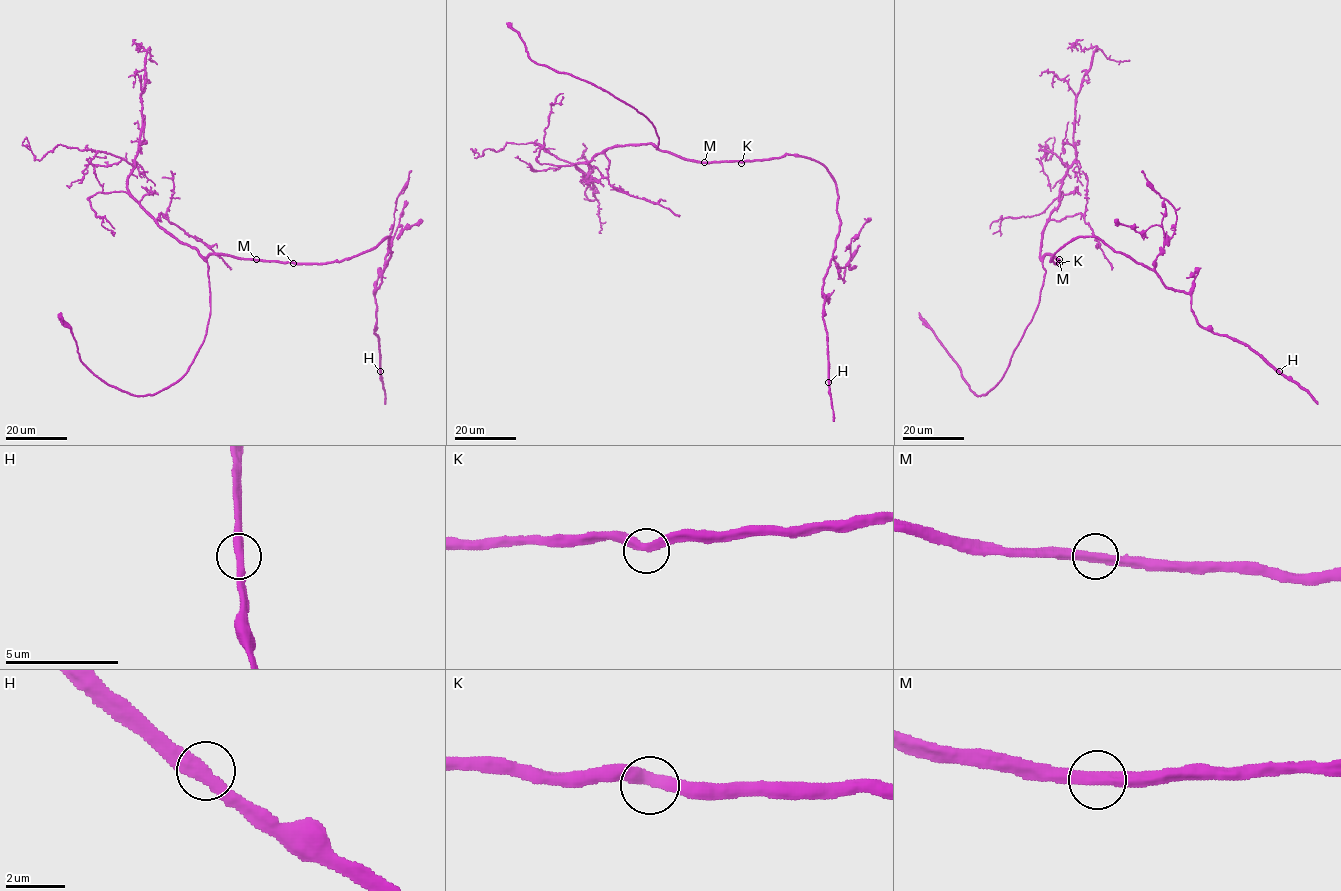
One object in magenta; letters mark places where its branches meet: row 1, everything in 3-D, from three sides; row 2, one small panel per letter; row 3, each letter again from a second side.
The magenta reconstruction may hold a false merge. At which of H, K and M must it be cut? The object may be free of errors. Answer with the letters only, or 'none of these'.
none of these

